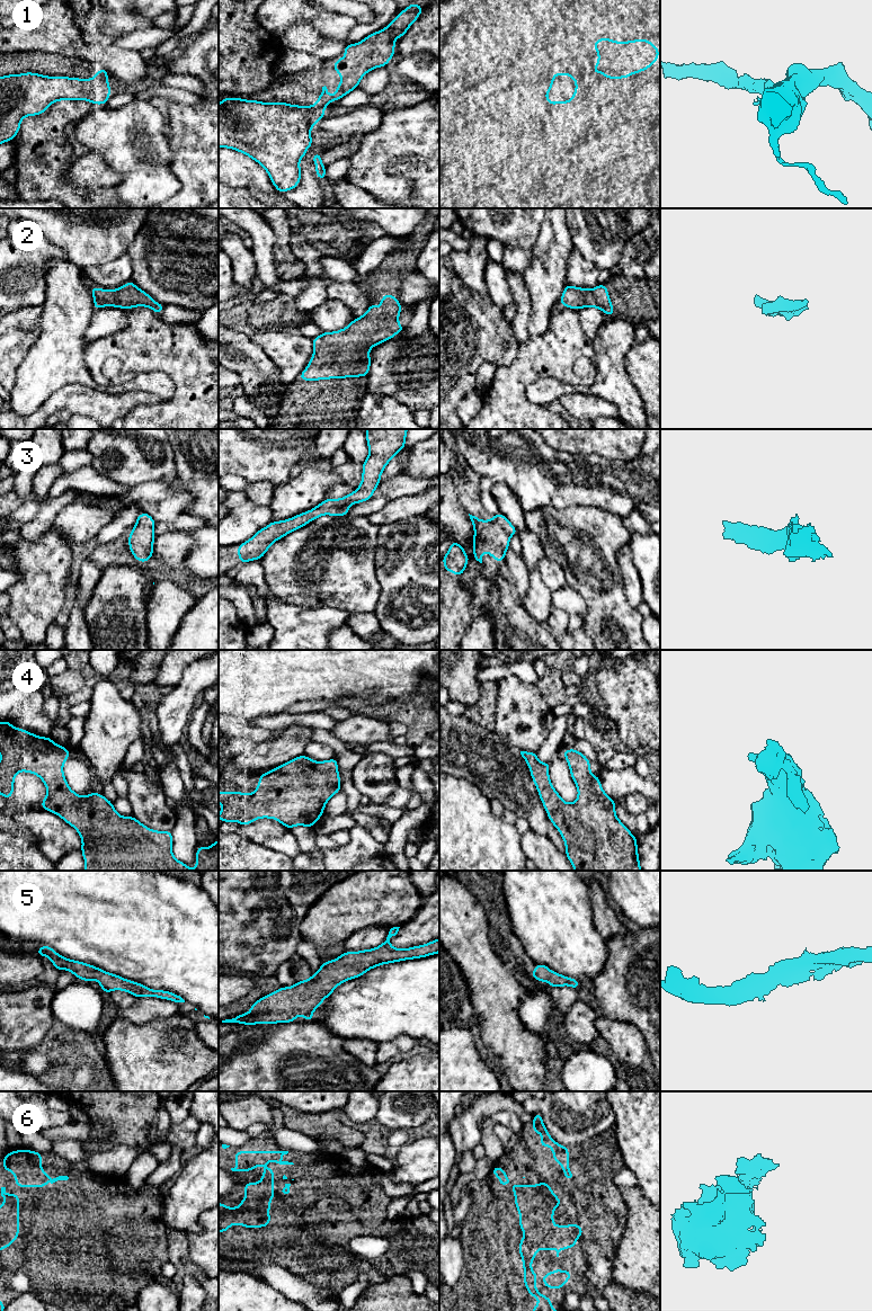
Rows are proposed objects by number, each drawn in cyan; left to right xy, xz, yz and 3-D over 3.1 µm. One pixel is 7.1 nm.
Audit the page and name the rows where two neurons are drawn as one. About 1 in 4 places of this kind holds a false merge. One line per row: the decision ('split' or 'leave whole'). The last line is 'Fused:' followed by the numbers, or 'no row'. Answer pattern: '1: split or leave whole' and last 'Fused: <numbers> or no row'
1: split
2: leave whole
3: leave whole
4: leave whole
5: leave whole
6: leave whole
Fused: 1

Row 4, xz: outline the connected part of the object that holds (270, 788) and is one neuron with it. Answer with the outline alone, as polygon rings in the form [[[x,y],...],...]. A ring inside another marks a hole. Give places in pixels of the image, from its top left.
[[[302,755],[261,774],[259,776],[258,786],[253,793],[249,792],[246,795],[243,792],[219,792],[219,803],[223,806],[219,819],[222,822],[233,822],[237,820],[240,826],[248,826],[255,820],[268,818],[277,820],[287,829],[296,826],[305,826],[311,830],[314,822],[322,817],[329,799],[339,791],[341,791],[340,776],[338,773],[338,762],[335,757],[330,760],[314,761]]]

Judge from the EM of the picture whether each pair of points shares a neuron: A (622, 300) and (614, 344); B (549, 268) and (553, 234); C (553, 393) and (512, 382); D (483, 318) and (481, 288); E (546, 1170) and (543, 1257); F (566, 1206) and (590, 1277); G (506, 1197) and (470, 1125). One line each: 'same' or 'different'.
A: different
B: same
C: different
D: different
E: same
F: same
G: different

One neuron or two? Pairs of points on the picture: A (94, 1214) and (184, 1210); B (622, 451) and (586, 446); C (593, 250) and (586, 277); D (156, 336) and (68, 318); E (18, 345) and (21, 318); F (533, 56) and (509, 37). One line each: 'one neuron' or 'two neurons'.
A: two neurons
B: one neuron
C: two neurons
D: two neurons
E: one neuron
F: two neurons

